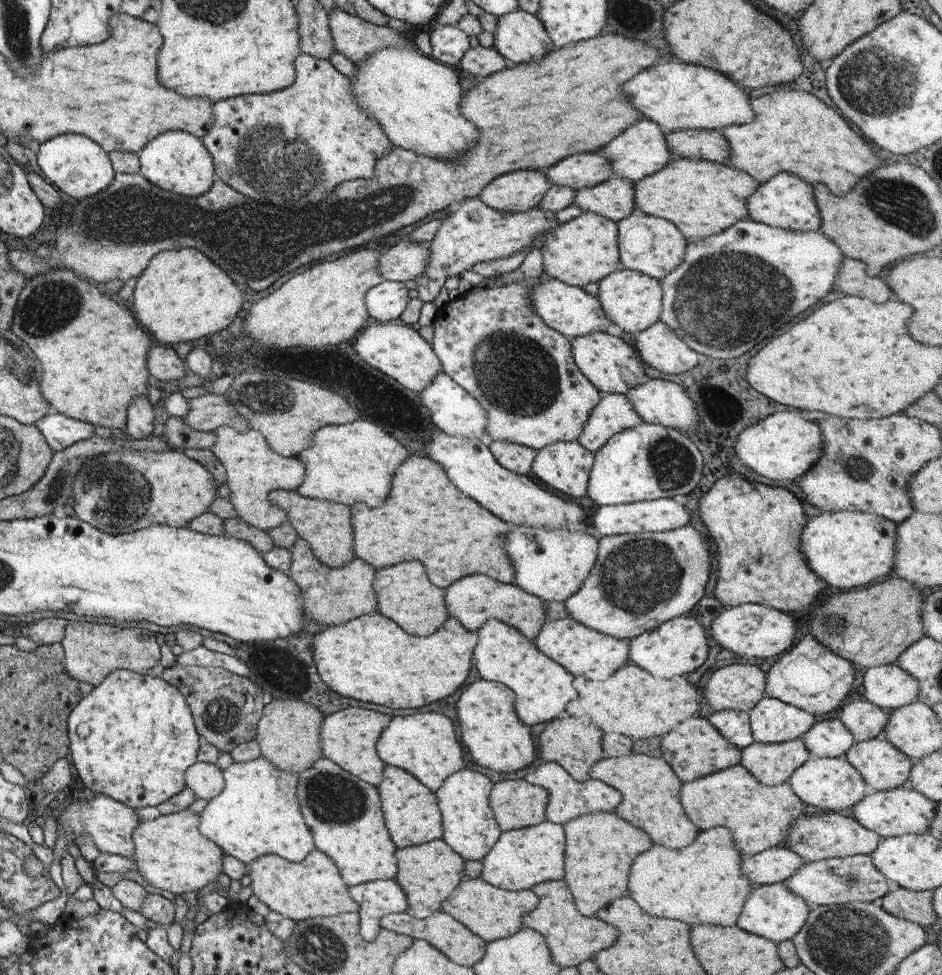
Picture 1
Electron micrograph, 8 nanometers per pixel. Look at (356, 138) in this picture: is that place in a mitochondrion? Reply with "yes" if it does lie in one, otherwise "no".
no

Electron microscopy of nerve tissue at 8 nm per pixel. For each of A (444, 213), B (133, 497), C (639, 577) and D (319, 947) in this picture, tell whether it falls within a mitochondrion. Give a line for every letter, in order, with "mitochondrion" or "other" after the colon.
A: other
B: mitochondrion
C: mitochondrion
D: mitochondrion

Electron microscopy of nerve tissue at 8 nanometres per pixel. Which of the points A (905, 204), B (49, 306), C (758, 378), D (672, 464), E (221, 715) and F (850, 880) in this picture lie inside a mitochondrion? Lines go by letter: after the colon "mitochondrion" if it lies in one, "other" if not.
A: mitochondrion
B: mitochondrion
C: other
D: mitochondrion
E: mitochondrion
F: mitochondrion

